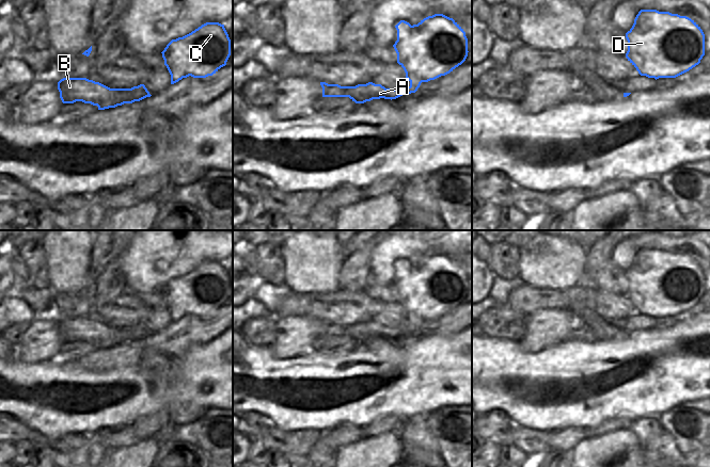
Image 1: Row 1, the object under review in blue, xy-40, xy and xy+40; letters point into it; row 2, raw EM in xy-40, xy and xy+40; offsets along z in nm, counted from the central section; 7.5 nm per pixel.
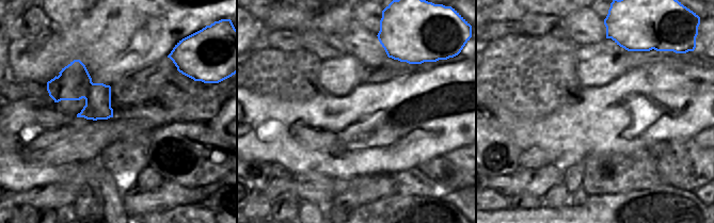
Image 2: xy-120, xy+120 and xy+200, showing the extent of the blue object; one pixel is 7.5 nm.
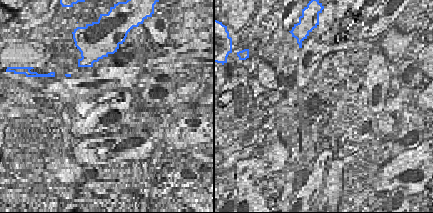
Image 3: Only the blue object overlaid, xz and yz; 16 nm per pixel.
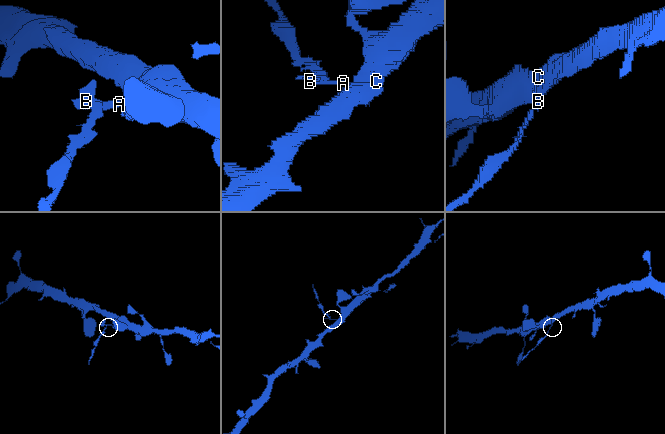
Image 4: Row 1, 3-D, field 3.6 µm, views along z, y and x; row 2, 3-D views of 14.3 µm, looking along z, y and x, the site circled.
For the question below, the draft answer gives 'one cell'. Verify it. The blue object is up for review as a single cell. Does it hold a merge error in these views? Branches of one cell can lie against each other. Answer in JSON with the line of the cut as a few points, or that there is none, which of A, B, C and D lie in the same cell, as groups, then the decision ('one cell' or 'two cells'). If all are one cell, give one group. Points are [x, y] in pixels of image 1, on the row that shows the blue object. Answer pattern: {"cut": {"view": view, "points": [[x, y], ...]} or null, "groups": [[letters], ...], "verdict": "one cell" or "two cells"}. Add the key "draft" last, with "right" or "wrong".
{"cut": {"view": "xy", "points": [[410, 85], [416, 89]]}, "groups": [["A", "B"], ["C", "D"]], "verdict": "two cells", "draft": "wrong"}

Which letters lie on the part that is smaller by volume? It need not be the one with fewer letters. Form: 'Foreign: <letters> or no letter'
Foreign: A, B

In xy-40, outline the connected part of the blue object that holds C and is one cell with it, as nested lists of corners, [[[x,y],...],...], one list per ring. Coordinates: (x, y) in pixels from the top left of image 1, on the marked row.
[[[206,22],[191,33],[172,39],[161,52],[171,75],[171,84],[174,84],[189,76],[193,78],[206,78],[216,74],[226,65],[231,55],[231,39],[224,28],[219,22]]]

